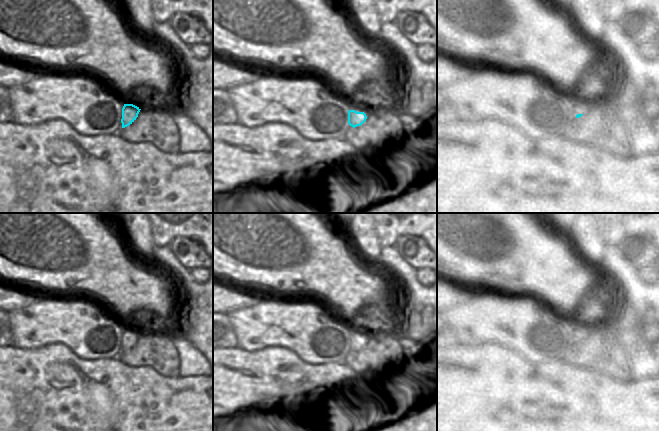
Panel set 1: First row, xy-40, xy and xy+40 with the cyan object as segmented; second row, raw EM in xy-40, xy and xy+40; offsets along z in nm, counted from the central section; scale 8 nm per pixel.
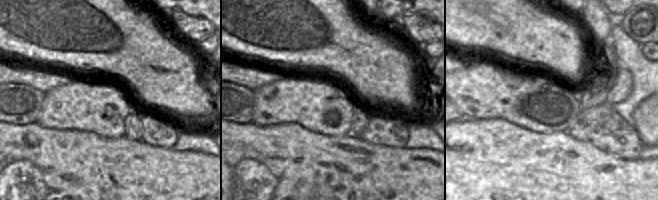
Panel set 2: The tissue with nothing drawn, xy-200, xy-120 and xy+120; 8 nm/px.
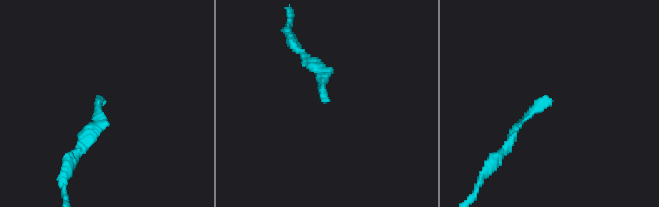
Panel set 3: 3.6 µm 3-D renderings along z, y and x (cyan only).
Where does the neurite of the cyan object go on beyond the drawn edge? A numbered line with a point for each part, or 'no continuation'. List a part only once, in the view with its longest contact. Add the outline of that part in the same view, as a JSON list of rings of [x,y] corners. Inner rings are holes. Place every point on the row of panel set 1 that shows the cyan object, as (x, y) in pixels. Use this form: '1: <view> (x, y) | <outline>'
1: xy (356, 105) | [[[346,100],[346,105],[350,110],[355,110],[357,112],[365,112],[368,109],[368,104],[359,100]]]

